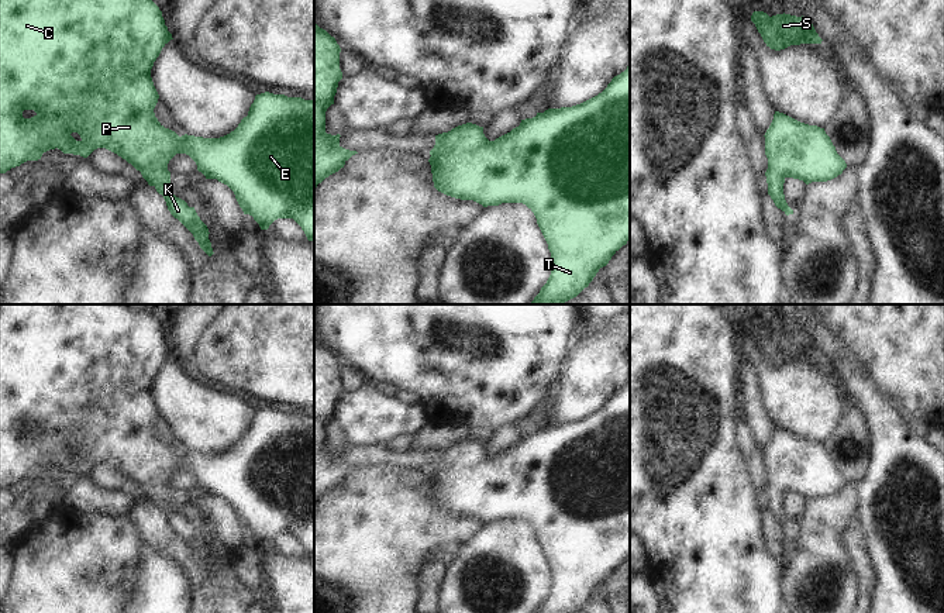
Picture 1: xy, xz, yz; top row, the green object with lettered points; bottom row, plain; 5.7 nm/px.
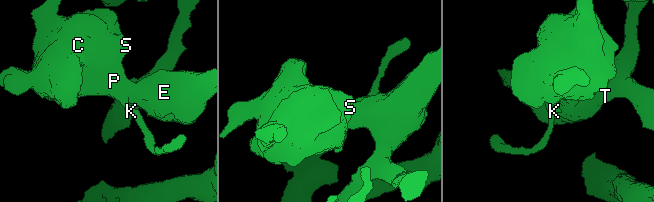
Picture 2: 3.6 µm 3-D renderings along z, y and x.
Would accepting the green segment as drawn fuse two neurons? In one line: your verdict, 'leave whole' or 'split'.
leave whole

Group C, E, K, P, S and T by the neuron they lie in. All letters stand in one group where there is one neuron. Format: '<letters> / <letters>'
C E K P S T

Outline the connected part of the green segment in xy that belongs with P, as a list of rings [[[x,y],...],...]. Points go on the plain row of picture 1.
[[[0,304],[0,489],[6,489],[27,476],[38,476],[44,468],[55,464],[63,469],[80,471],[83,473],[87,473],[97,464],[106,464],[141,488],[148,500],[154,502],[163,512],[170,530],[193,550],[200,564],[211,572],[214,568],[209,555],[207,541],[200,535],[194,523],[189,523],[185,516],[170,507],[168,479],[176,469],[186,469],[196,478],[197,486],[206,495],[217,495],[234,507],[244,530],[252,531],[261,545],[268,545],[278,534],[293,534],[302,543],[307,555],[314,558],[314,416],[265,407],[255,411],[248,431],[230,450],[220,454],[203,454],[187,450],[179,452],[175,447],[165,444],[154,428],[159,410],[154,402],[151,385],[162,364],[170,355],[173,355],[172,349],[165,341],[162,327],[151,316],[151,309],[135,311],[124,304]]]

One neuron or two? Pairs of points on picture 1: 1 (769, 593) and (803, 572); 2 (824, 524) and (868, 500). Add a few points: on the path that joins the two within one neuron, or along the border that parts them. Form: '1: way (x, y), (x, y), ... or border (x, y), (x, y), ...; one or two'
1: border (781, 570), (781, 593), (784, 598); two
2: border (854, 482), (857, 493), (855, 516); two

